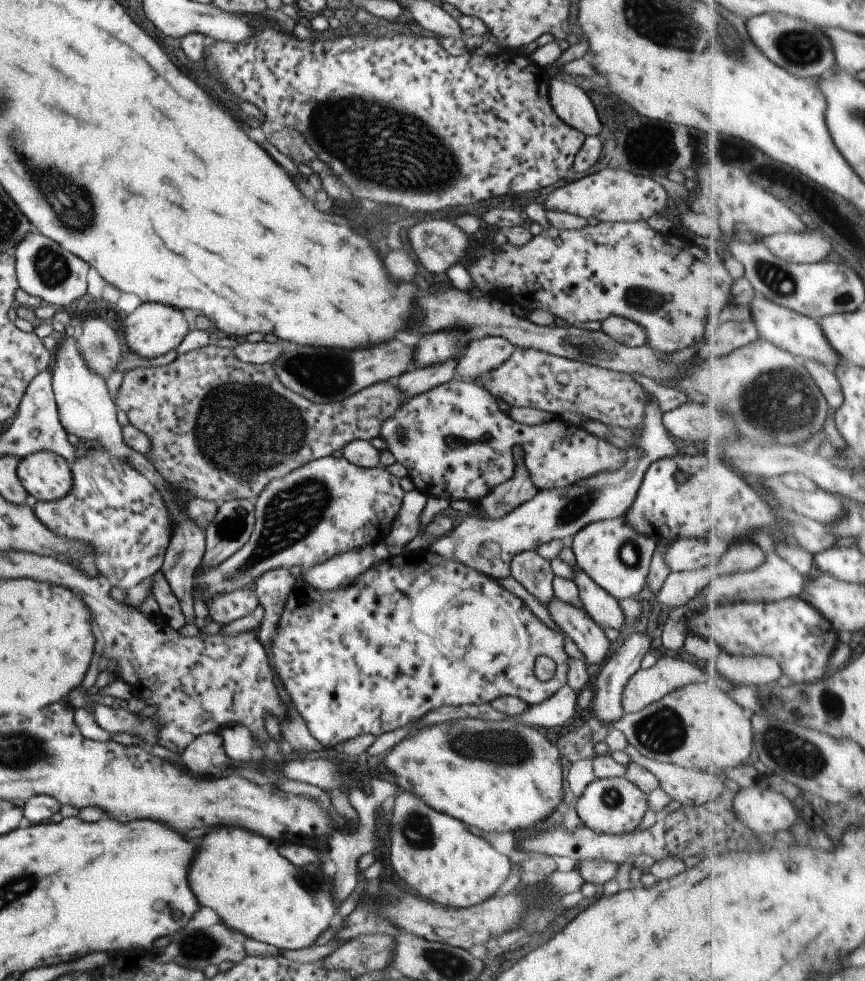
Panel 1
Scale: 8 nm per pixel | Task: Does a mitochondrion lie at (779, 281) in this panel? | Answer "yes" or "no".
yes

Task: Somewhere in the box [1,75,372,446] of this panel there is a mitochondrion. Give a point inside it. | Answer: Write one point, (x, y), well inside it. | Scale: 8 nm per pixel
(78, 217)

